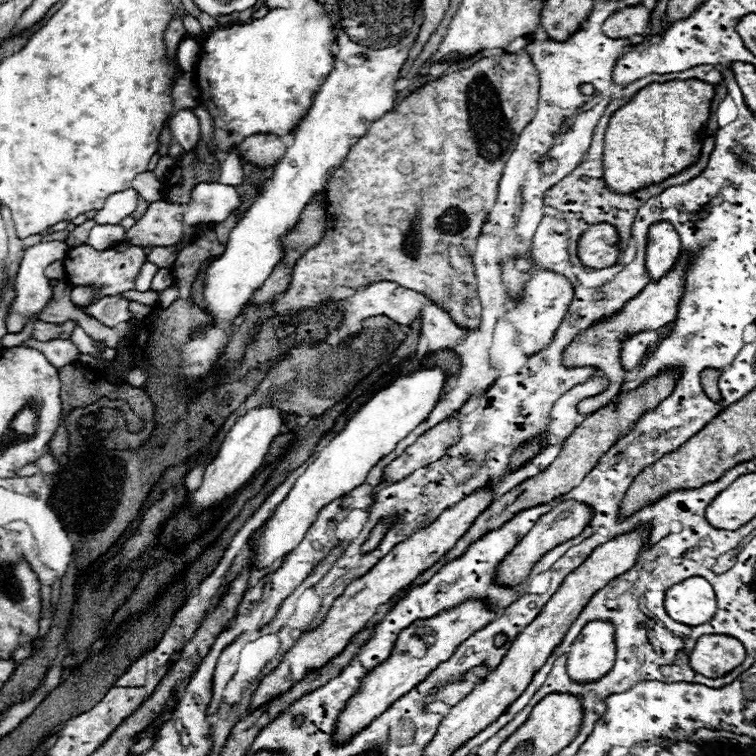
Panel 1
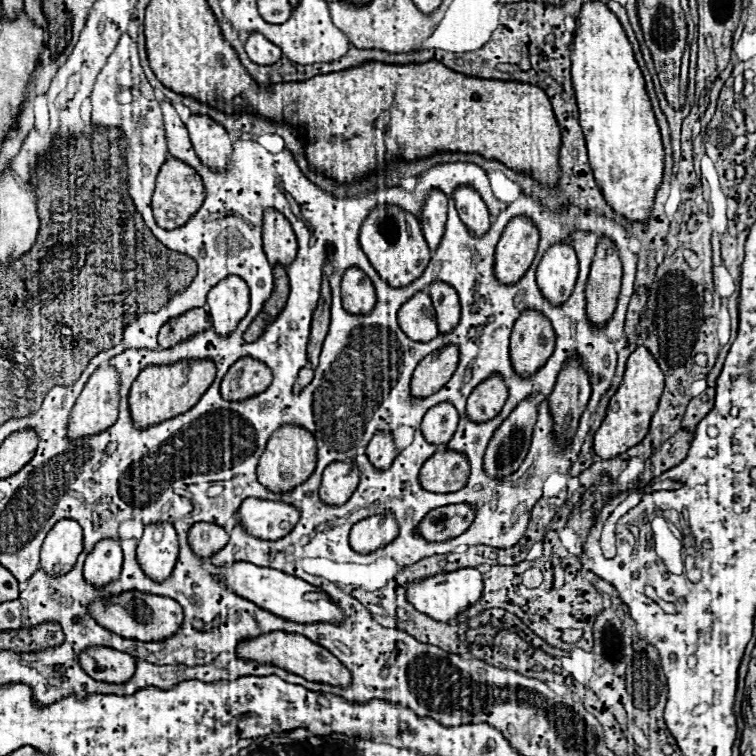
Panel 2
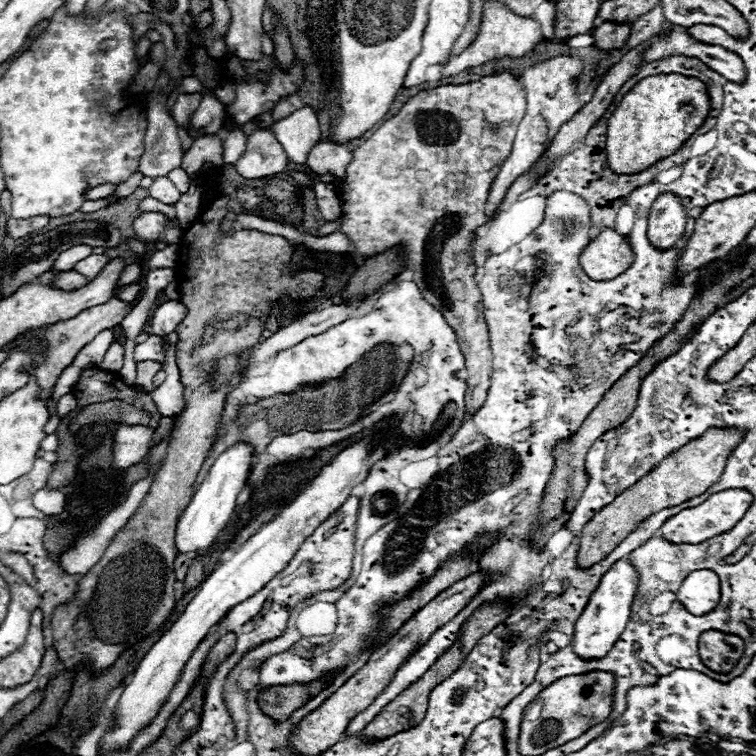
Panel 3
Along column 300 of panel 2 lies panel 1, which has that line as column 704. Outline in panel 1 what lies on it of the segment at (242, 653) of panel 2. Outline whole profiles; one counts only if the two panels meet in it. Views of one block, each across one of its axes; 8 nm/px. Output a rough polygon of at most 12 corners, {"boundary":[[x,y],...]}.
{"boundary":[[706,634],[688,662],[696,674],[718,678],[746,658],[740,640]]}

